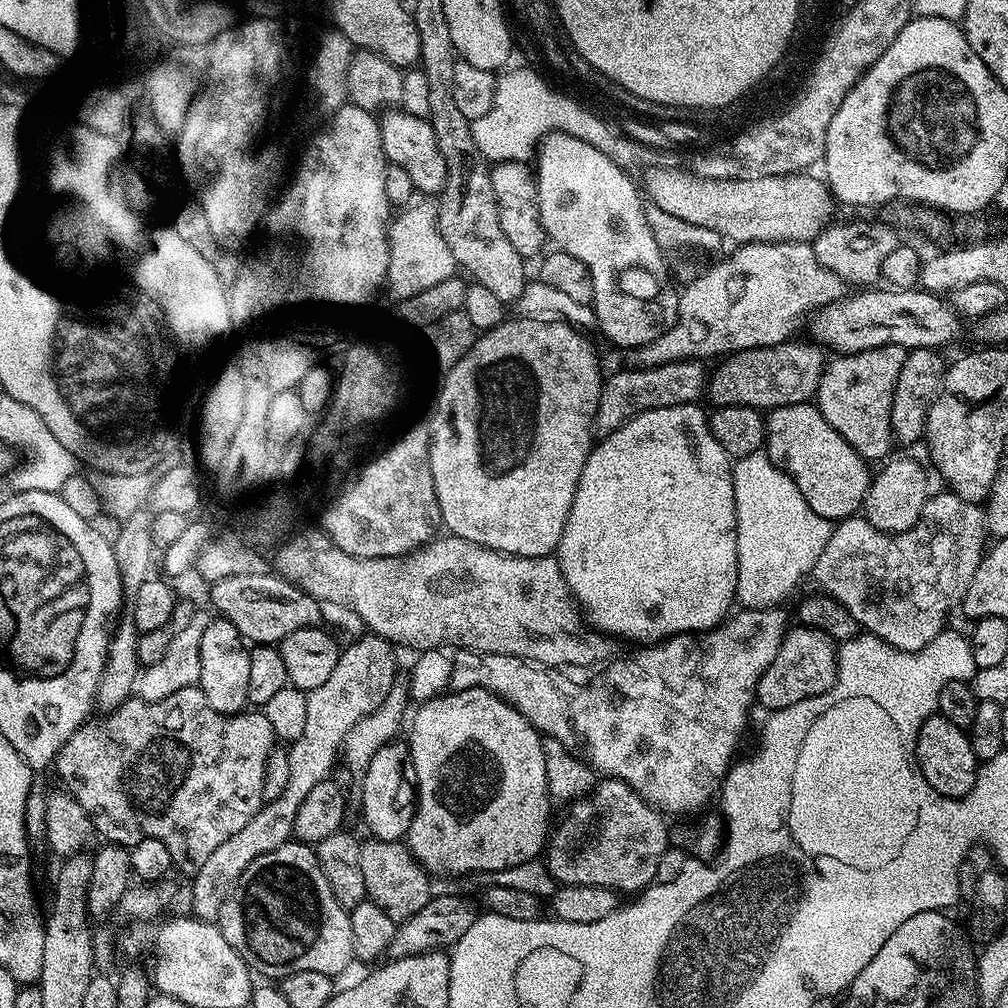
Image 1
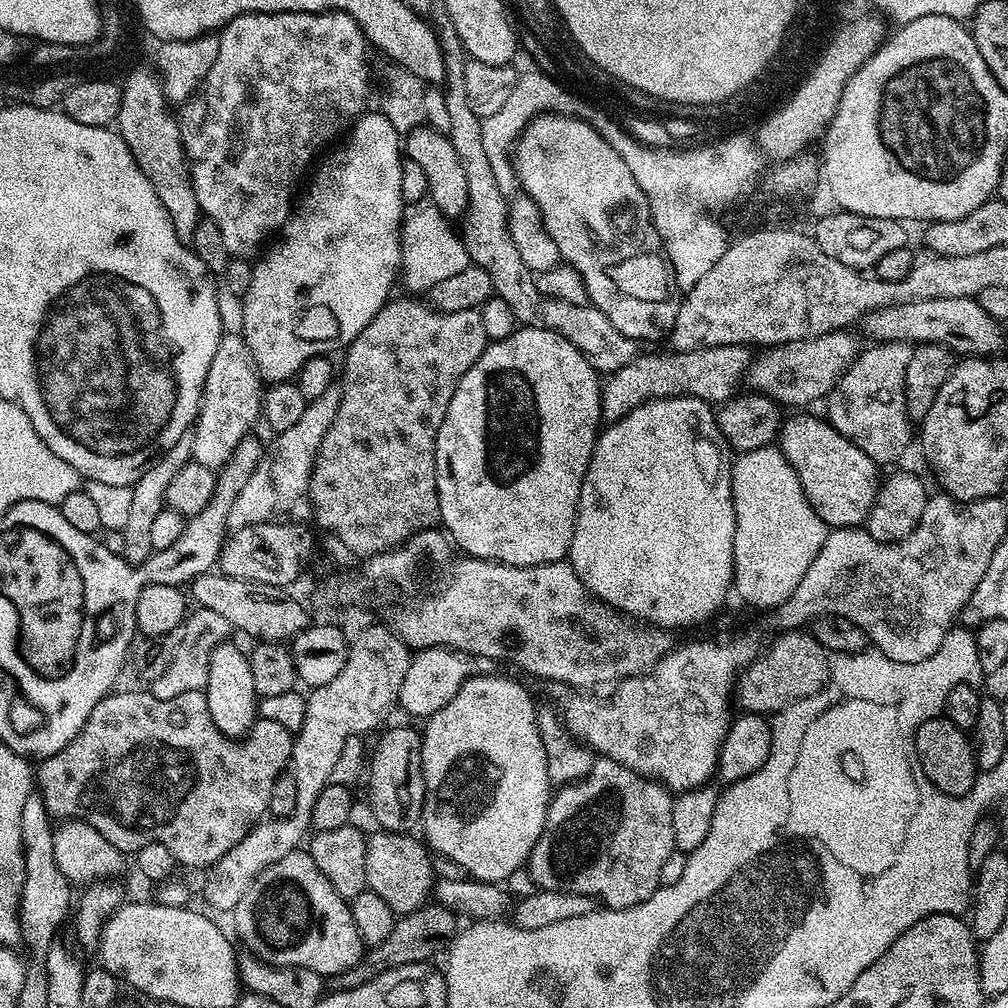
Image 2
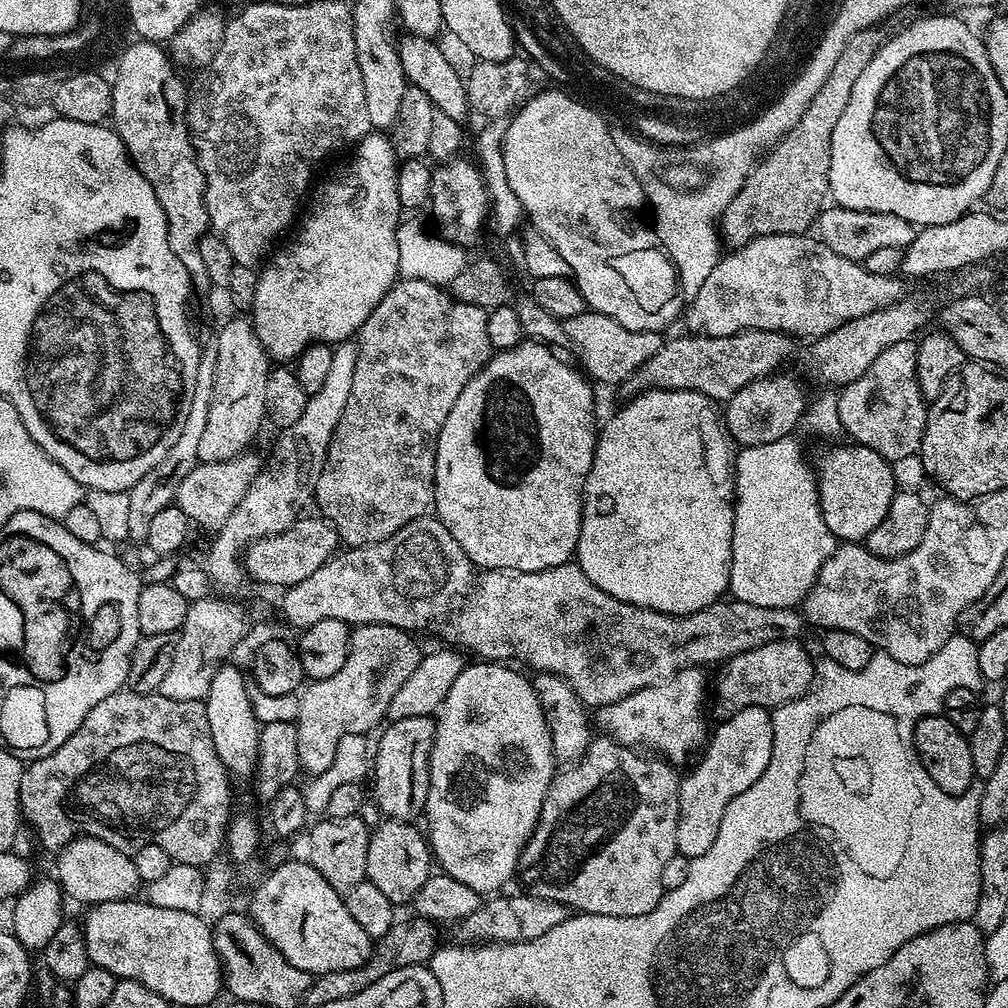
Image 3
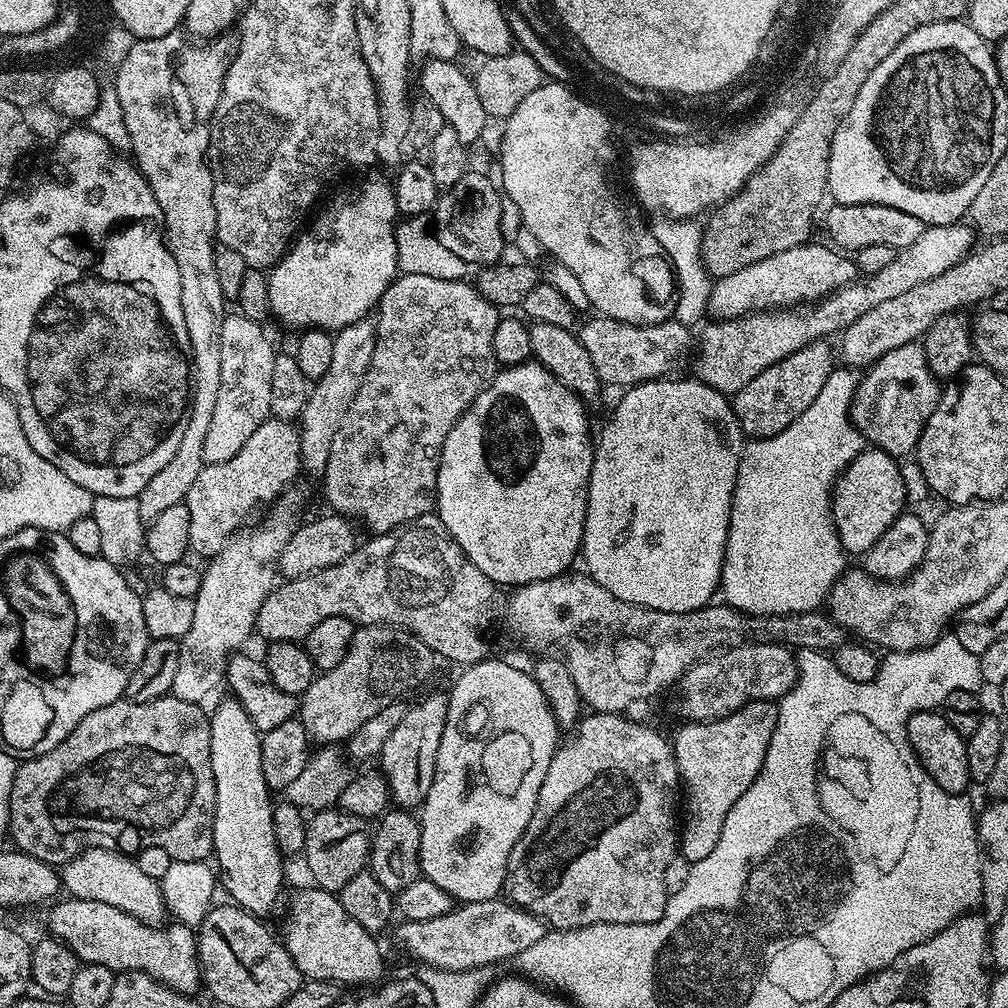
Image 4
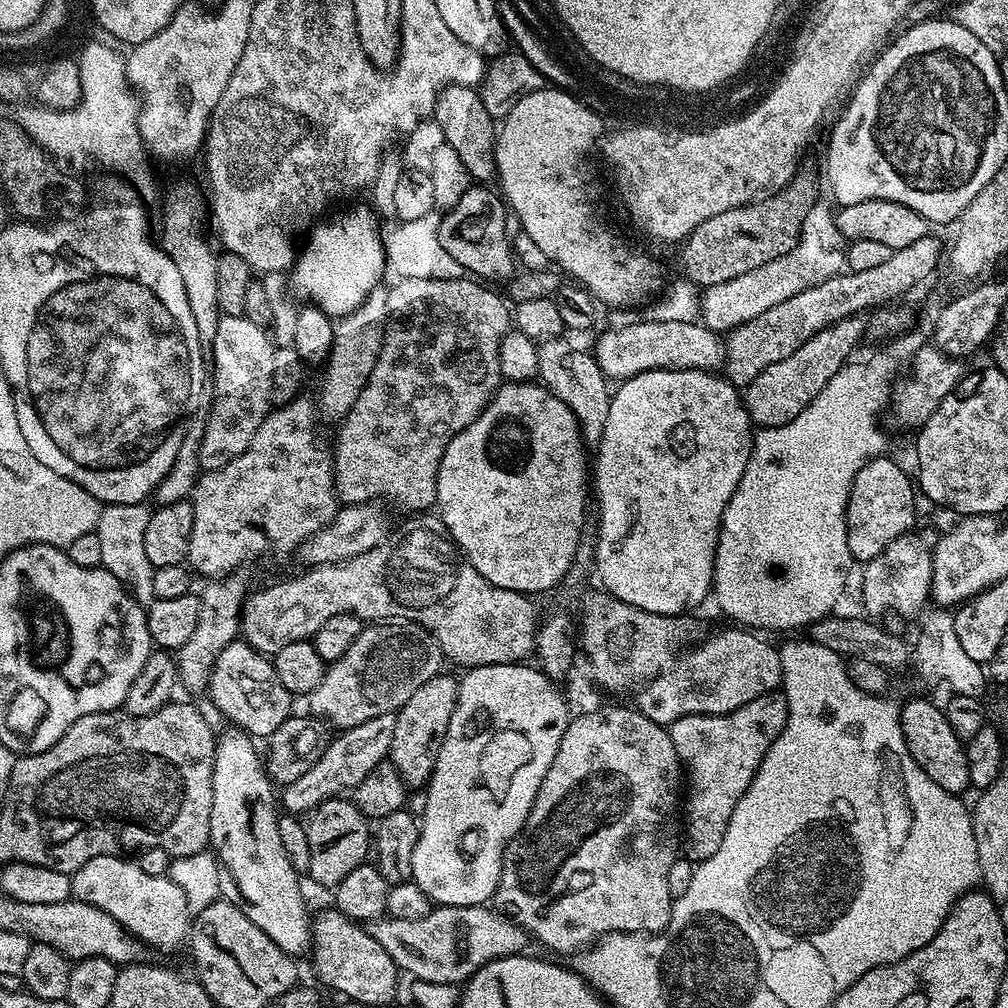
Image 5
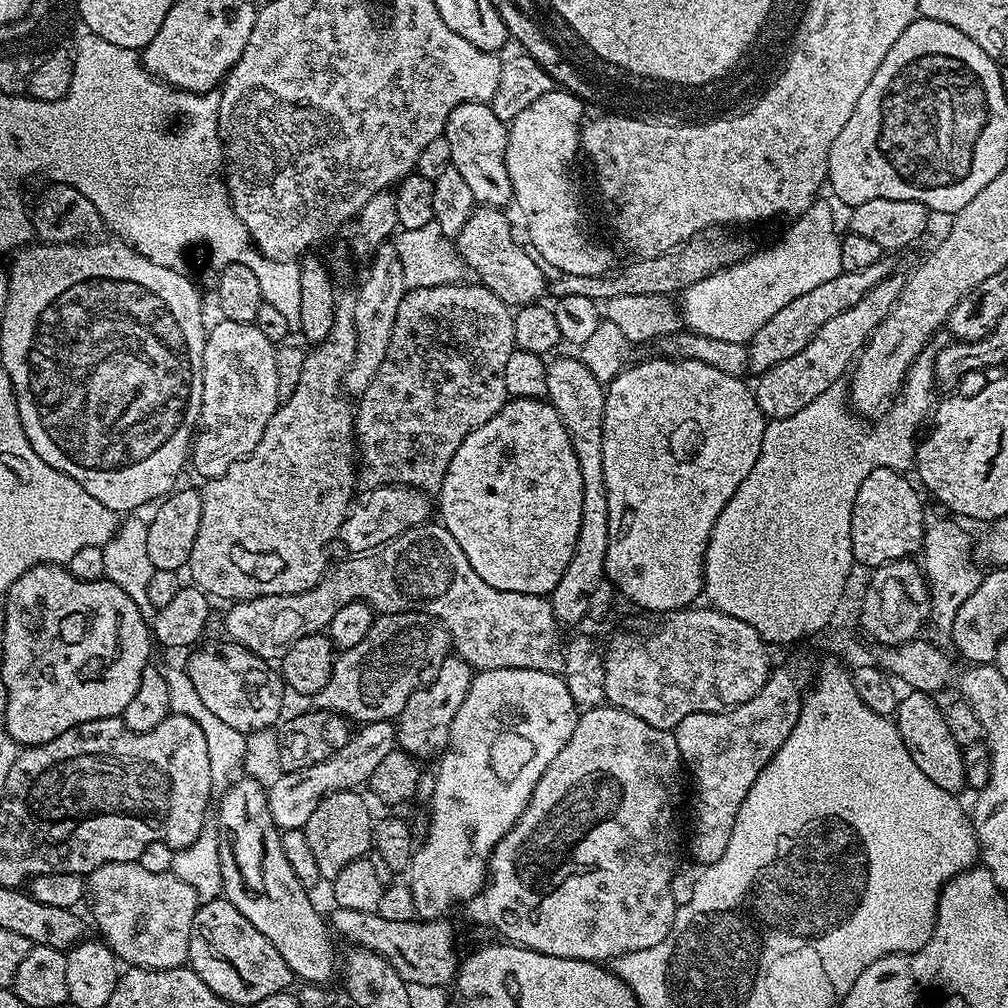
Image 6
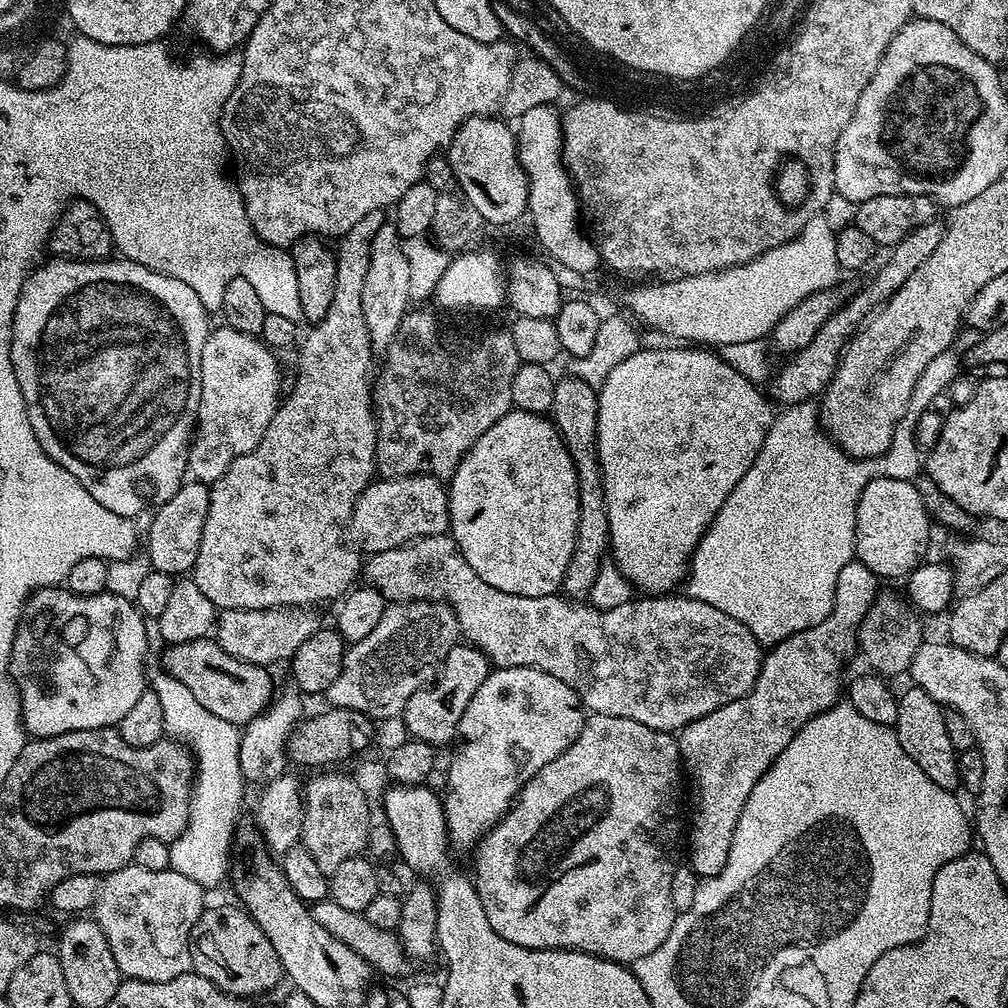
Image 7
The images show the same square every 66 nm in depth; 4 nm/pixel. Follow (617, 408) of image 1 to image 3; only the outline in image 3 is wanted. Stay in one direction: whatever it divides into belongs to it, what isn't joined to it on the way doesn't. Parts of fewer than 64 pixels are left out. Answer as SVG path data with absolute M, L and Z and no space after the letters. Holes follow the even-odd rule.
M746 330L733 336L683 335L677 340L665 339L658 354L646 358L646 362L642 362L642 366L638 366L638 370L630 374L630 378L626 378L624 383L619 385L618 392L621 392L624 398L631 398L642 392L651 392L653 388L690 390L706 394L706 398L717 402L727 402L731 396L738 394L738 390L742 390L742 386L769 375L773 371L771 368L778 367L791 354L792 344L794 344L793 337L786 332L763 332L762 330Z

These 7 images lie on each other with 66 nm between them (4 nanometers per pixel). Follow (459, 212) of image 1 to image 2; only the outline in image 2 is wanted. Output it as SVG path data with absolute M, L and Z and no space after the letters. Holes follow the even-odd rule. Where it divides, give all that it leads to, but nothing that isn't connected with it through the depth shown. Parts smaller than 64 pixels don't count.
M466 184L466 190L468 191L468 207L465 208L462 217L462 223L464 223L462 239L464 248L468 252L469 261L482 266L482 270L486 270L486 274L490 274L493 293L500 296L502 302L506 302L506 306L510 306L510 310L514 310L517 321L521 325L535 325L540 315L540 301L542 297L536 285L534 274L522 263L522 258L518 255L518 250L510 238L510 230L508 229L509 201L502 194L502 190L494 190L494 192L482 194L482 190L476 190L476 186L474 186L474 190L470 190L469 184Z

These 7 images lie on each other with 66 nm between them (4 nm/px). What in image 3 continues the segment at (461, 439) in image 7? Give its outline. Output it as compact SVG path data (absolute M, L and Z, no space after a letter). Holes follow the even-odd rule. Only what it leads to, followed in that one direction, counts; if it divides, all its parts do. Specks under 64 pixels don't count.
M397 279L396 283L374 306L370 318L361 326L358 333L356 353L358 362L354 366L354 386L350 386L350 399L346 402L346 410L342 410L342 418L332 435L330 450L326 454L326 466L322 466L322 478L318 478L318 486L314 497L315 507L319 515L329 520L334 530L339 534L341 541L348 548L361 548L374 542L382 542L382 538L390 538L402 526L414 522L418 518L429 515L436 506L436 443L438 434L442 430L442 422L450 418L450 410L454 410L454 402L458 402L458 394L488 364L494 355L494 349L486 334L486 318L488 312L478 306L470 306L461 300L455 300L451 291L445 290L441 285L422 282L421 280Z

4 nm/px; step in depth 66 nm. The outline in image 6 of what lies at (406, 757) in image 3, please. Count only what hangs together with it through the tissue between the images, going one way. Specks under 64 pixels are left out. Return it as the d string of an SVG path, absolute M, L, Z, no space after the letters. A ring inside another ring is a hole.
M449 654L438 666L438 674L424 688L414 690L410 699L401 710L396 725L396 743L399 751L407 752L409 756L421 761L435 761L443 756L448 748L450 726L454 726L454 714L462 707L466 698L466 690L470 690L470 682L474 669L455 654Z

